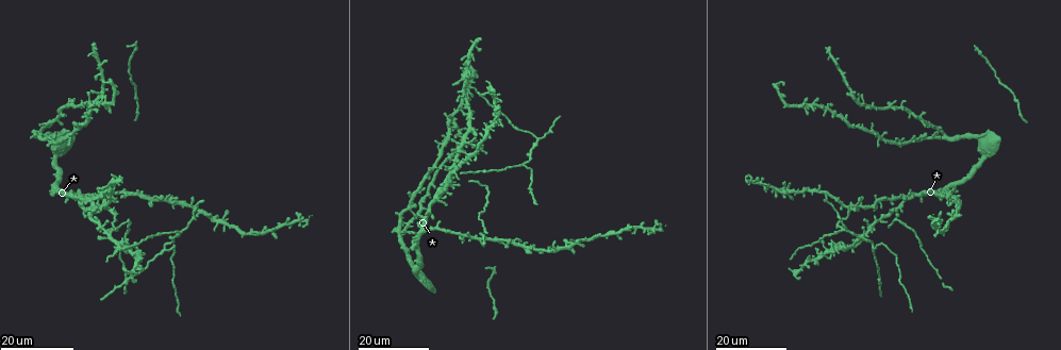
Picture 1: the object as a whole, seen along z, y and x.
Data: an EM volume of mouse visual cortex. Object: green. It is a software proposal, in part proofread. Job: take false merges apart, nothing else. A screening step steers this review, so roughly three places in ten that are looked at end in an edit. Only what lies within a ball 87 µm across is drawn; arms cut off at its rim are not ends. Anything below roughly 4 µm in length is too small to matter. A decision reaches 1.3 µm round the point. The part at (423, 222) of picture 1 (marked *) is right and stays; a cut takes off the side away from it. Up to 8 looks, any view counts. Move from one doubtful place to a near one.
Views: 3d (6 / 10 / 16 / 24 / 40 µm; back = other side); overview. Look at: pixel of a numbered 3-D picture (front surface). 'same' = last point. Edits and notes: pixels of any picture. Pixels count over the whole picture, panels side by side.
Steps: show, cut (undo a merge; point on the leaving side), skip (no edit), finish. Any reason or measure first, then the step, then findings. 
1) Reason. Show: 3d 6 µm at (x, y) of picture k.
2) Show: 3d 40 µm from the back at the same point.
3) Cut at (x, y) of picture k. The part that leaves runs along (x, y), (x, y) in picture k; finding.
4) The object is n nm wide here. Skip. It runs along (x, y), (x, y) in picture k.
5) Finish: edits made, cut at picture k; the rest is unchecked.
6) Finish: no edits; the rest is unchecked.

Small branch off a trunk. Show: 3d 16 µm at (880, 220) of picture 1.

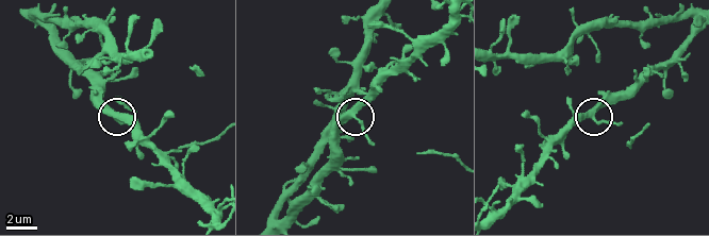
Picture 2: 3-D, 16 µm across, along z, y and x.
Show: 3d 10 µm at (354, 113) of picture 2.

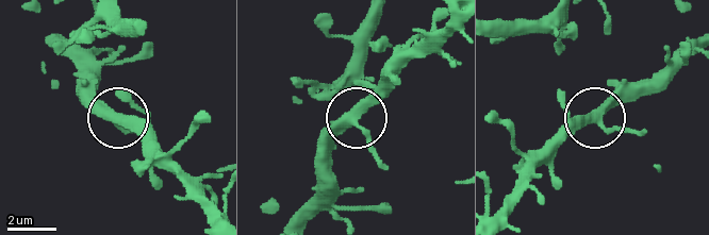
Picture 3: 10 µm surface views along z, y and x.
The side arm is 43 µm long; 3 arms meet here. Skip. All the same cell.

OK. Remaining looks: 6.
Arms part here. Show: 3d 16 µm at (538, 138) of picture 1.

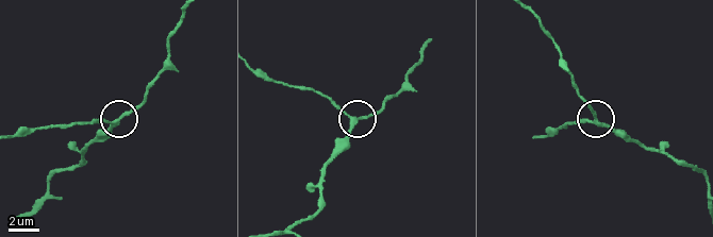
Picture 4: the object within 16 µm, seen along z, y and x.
Show: 3d 10 µm at (118, 122) of picture 4.

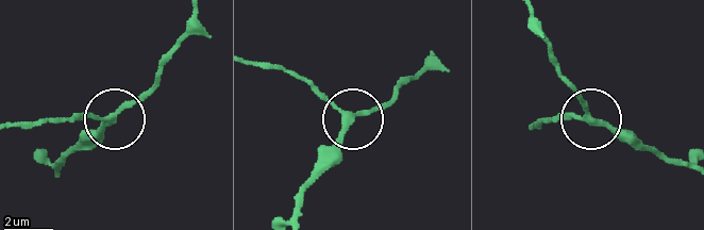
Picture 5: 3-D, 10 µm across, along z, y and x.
Skip. It runs along (532, 124), (587, 115), (572, 83) in picture 5; all the same cell.

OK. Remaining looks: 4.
Four arms meet. Show: 3d 24 µm at (491, 126) of picture 1.

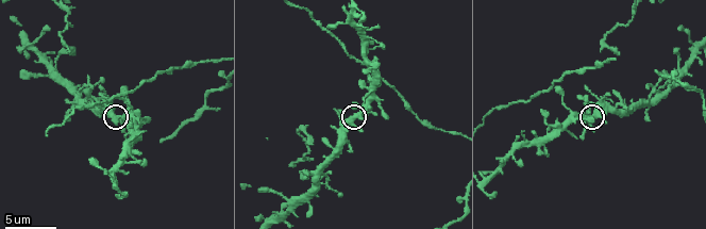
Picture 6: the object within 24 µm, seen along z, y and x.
Closer look. Show: 3d 10 µm at (355, 119) of picture 6.

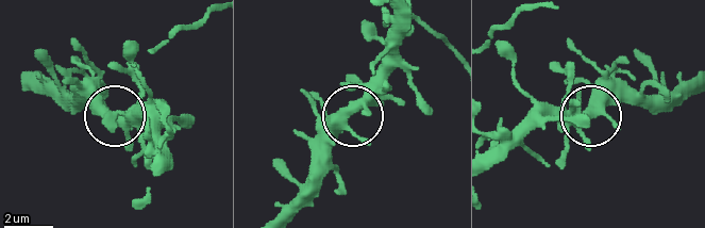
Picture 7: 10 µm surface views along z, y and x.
Skip. It runs along (280, 213), (317, 152), (400, 63) in picture 7; continuous, no second cell.

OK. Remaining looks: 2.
Show: 3d 24 µm at (467, 142) of picture 1.

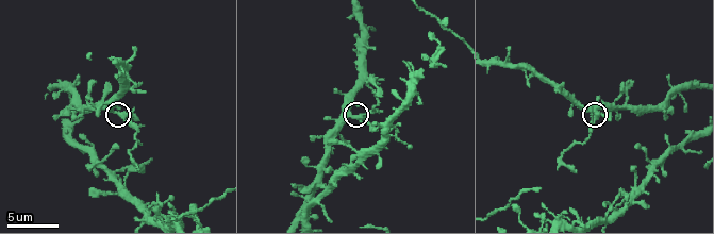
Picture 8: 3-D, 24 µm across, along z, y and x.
Show: 3d 6 µm at (354, 117) of picture 8.

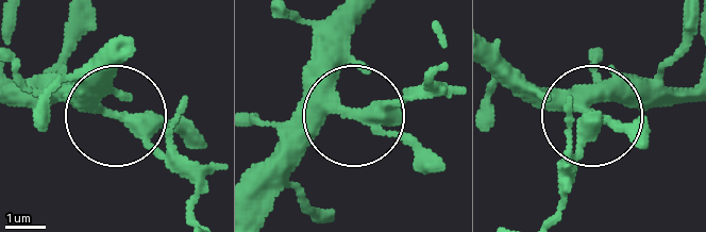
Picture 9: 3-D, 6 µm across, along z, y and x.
Cut at (186, 100) of picture 9. The part that leaves runs along (136, 127), (190, 184), (194, 215) in picture 9; a second cell is stuck on.

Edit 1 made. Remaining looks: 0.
Finish: edits made, cut at picture 9; the rest is unchecked.

